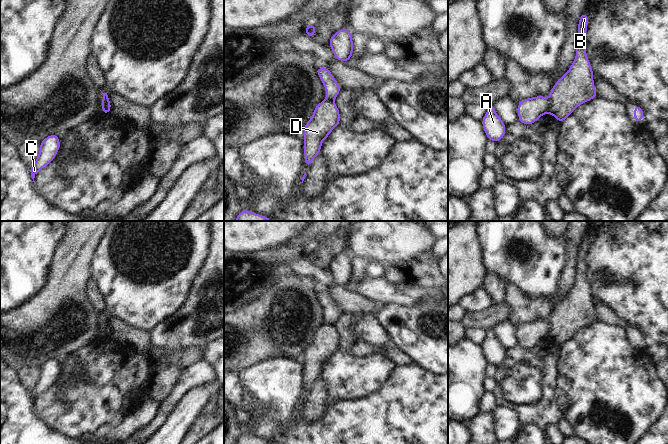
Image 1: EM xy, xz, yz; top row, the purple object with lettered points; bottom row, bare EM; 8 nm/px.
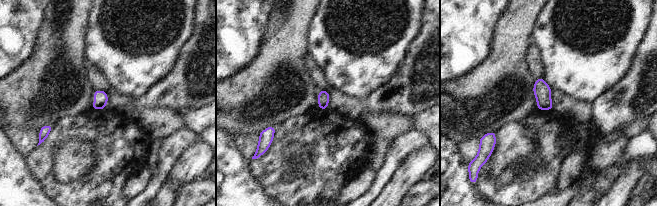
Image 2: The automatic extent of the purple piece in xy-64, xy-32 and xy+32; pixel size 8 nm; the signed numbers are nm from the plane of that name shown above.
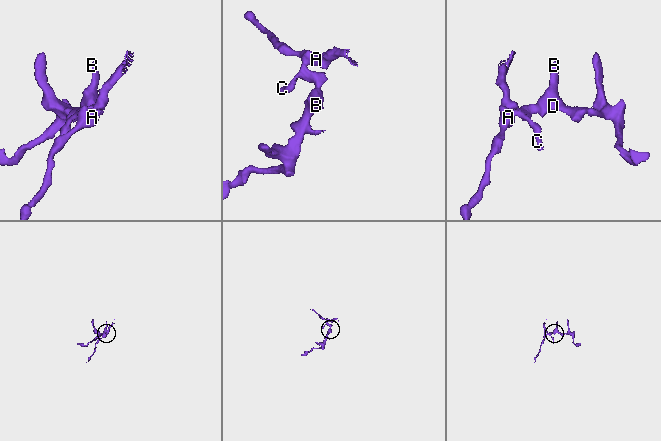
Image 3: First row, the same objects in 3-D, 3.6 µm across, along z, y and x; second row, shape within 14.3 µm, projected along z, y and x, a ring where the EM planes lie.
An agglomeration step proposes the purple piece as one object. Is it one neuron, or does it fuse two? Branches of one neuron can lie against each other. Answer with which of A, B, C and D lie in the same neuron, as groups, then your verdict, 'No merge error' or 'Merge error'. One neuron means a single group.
Groups: A C / B D. Merge error.

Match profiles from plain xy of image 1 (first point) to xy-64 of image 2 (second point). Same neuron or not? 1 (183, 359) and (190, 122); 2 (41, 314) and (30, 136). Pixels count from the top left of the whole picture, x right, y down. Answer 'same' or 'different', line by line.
1: different
2: different

